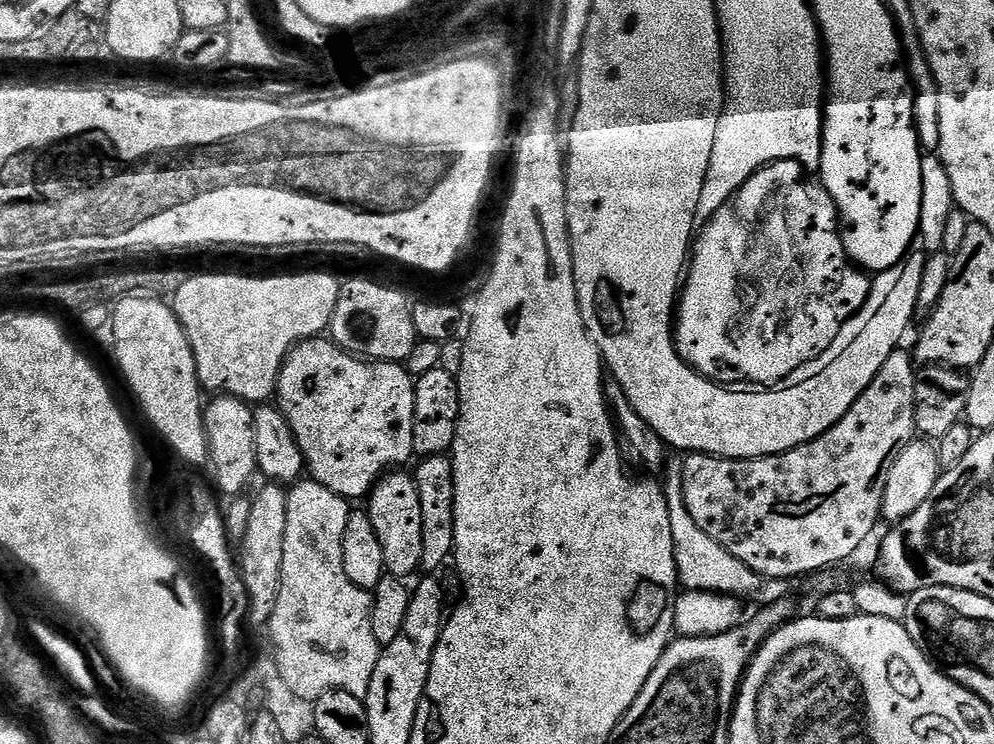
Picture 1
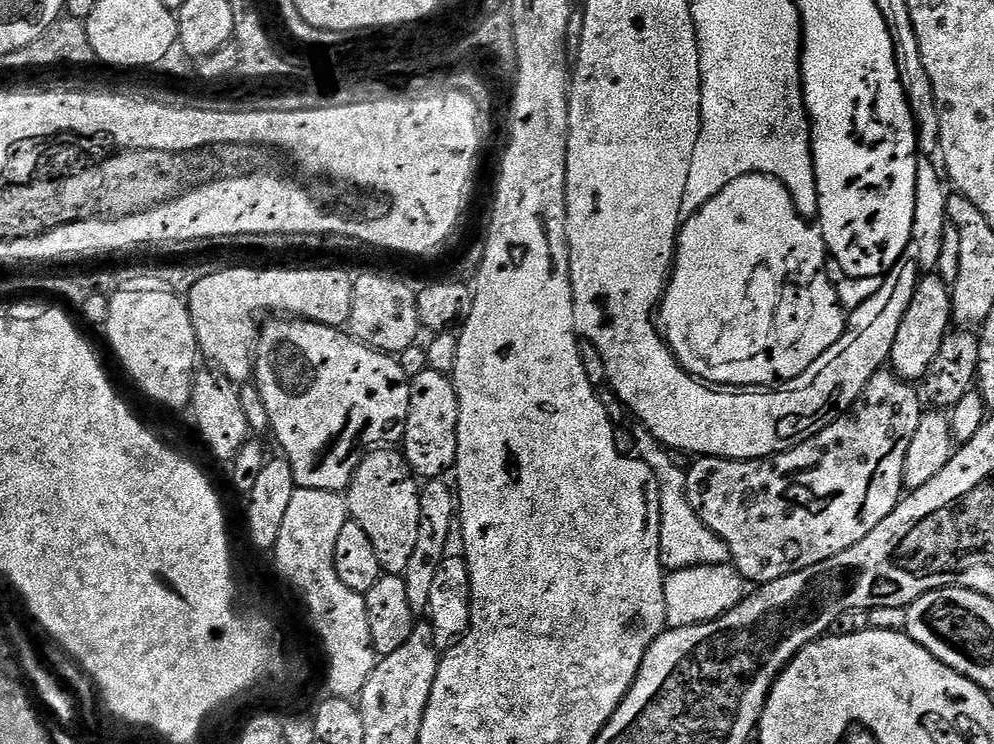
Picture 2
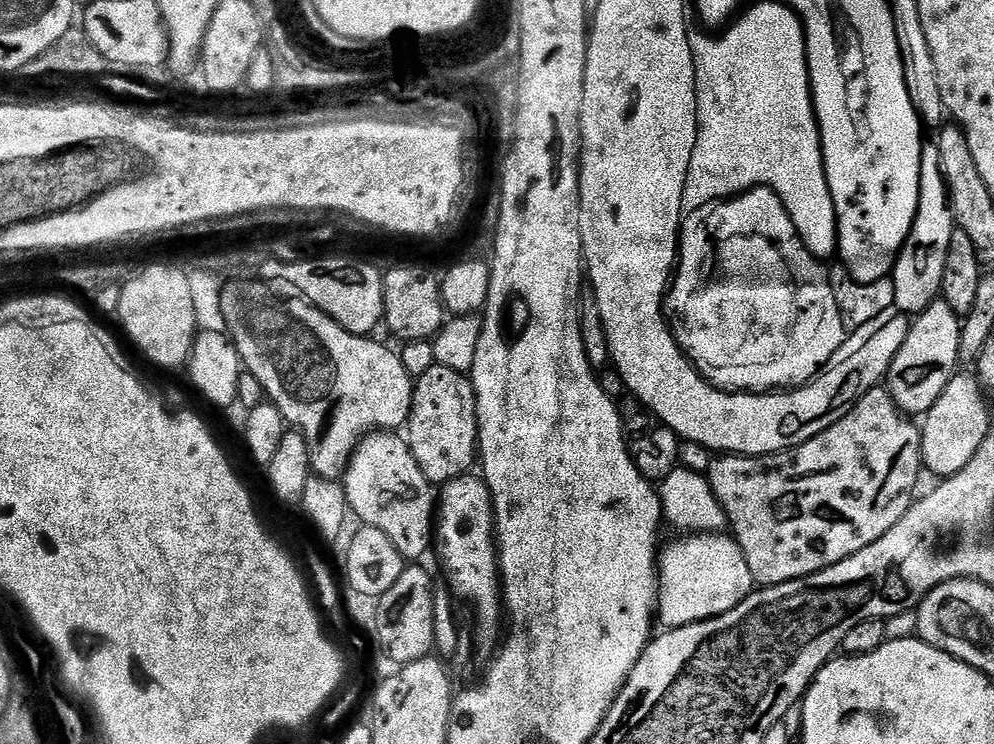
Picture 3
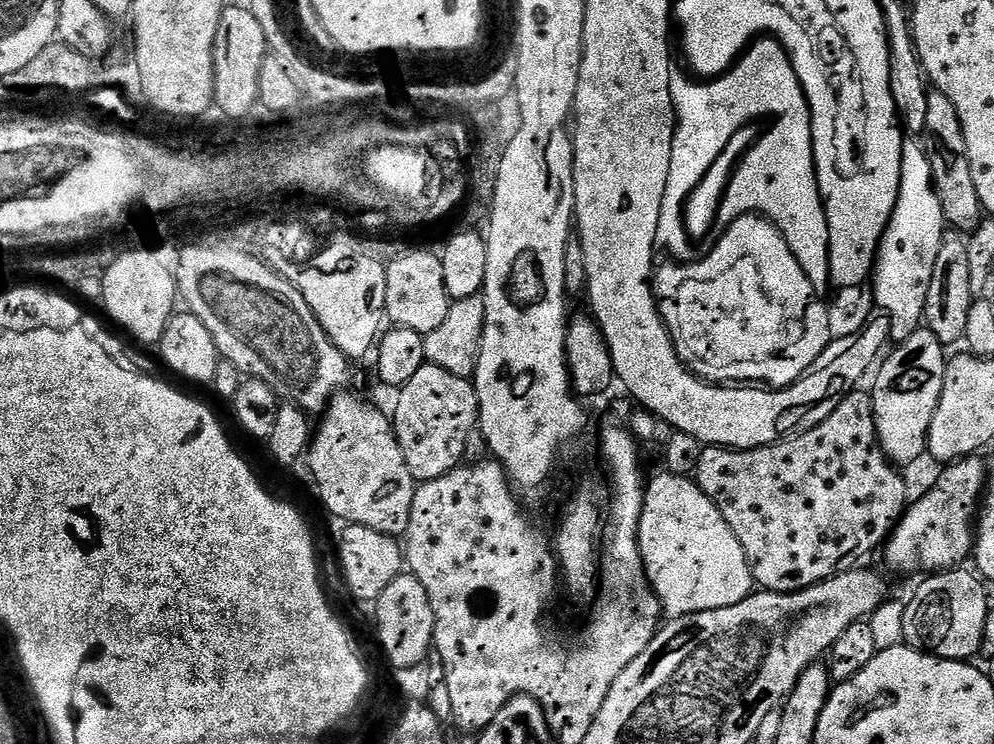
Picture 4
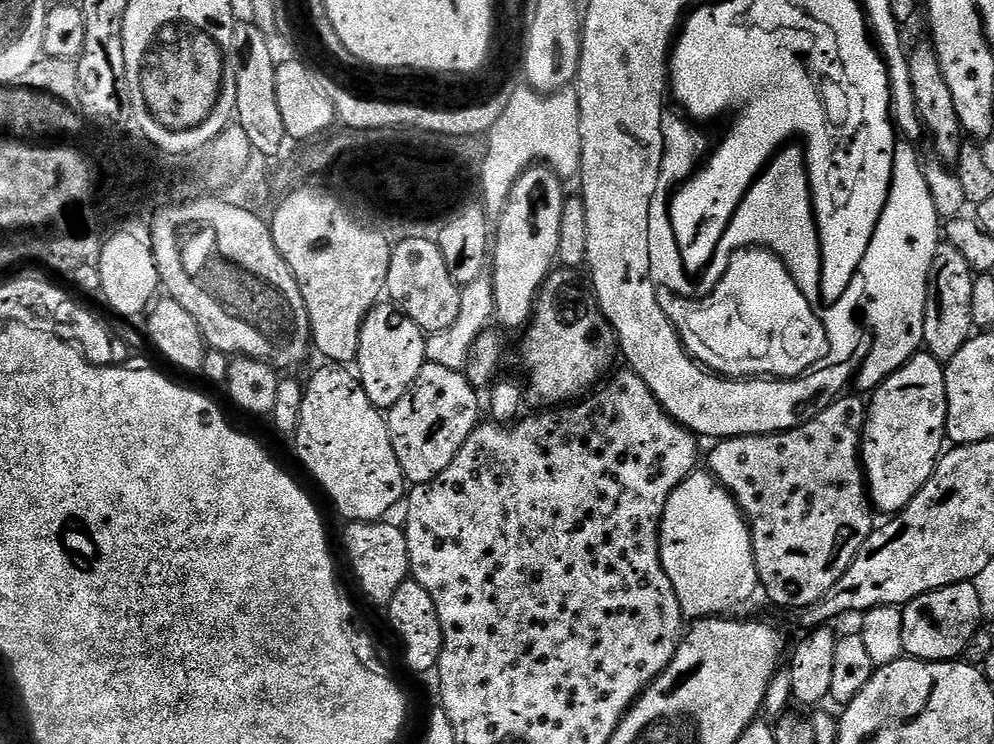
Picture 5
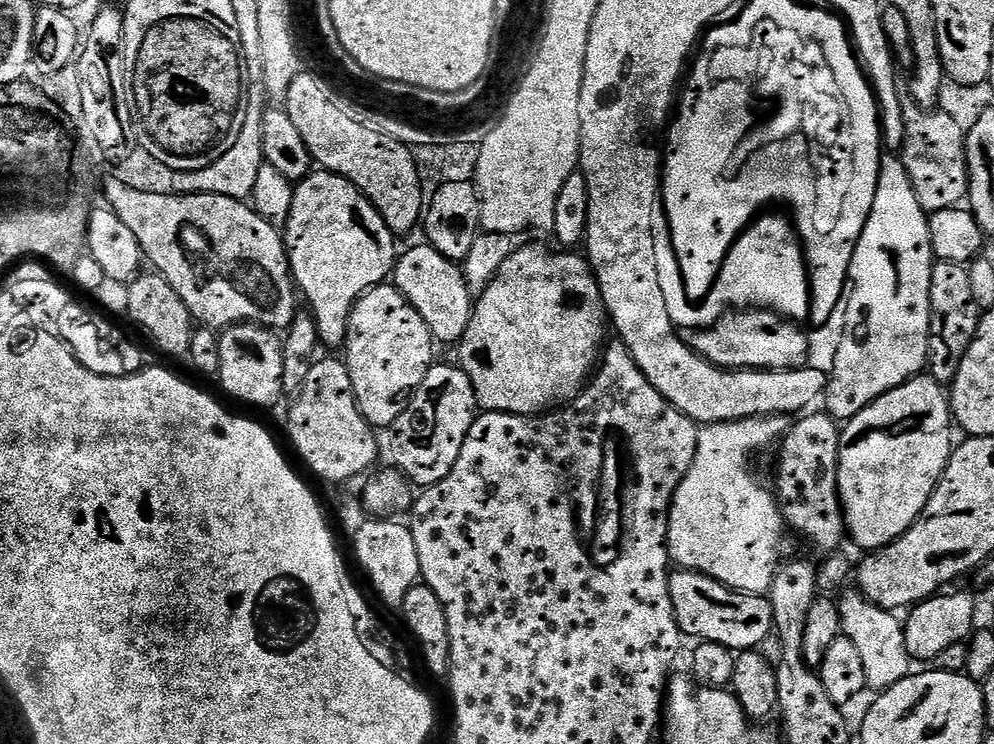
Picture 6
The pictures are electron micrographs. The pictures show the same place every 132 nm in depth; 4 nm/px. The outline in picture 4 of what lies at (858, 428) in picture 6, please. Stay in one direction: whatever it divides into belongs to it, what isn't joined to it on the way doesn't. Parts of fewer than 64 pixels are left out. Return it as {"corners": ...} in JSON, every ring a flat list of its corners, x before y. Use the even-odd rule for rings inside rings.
{"corners":[[927,326,921,327,883,357,884,365,870,387,880,449,897,466,912,464,920,455,925,455,930,422,942,398,948,365,944,352,945,345,940,344,934,333]]}

